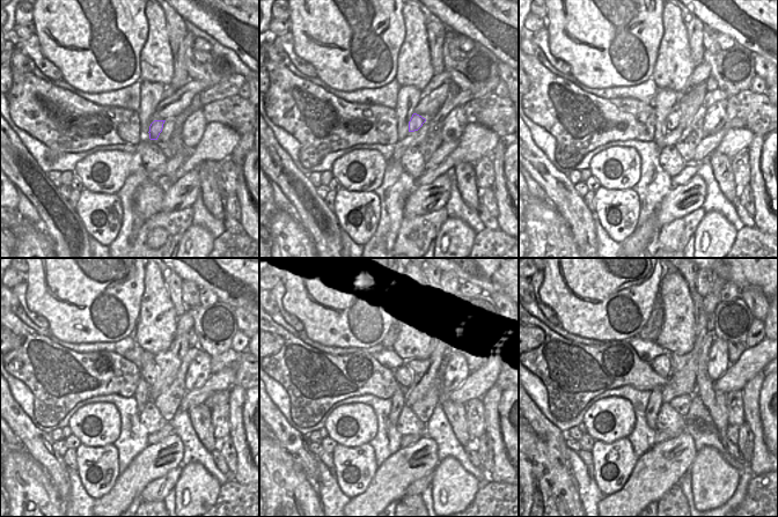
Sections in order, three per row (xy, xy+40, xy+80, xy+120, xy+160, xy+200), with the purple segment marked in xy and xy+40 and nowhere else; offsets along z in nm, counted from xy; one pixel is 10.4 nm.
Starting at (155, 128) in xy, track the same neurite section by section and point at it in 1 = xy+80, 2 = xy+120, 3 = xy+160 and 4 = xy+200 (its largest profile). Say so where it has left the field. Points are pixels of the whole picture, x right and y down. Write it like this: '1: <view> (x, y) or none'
1: xy+80 (673, 119)
2: xy+120 (149, 373)
3: xy+160 (404, 375)
4: xy+200 (662, 363)

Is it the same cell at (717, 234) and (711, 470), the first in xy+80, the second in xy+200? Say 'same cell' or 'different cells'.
same cell

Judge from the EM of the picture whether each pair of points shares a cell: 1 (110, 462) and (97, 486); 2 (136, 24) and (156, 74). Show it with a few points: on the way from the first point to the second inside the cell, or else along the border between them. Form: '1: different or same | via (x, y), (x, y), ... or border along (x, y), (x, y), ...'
1: same | via (105, 467), (105, 477), (102, 480)
2: different | border along (145, 16), (147, 39), (140, 52), (139, 71)

